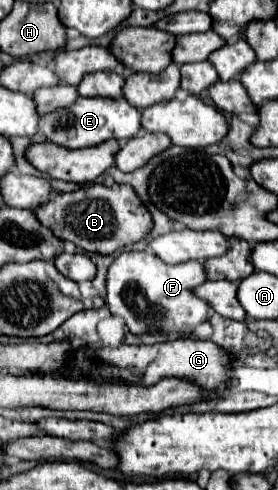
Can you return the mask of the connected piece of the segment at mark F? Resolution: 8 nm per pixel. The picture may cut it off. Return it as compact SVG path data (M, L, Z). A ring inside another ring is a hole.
M122 252L108 268L106 304L114 316L124 318L128 330L134 336L188 336L200 322L210 320L212 316L208 302L194 294L194 288L198 288L206 280L208 278L202 262L192 260L184 264L166 264L150 252ZM140 294L146 300L146 308L140 306Z

